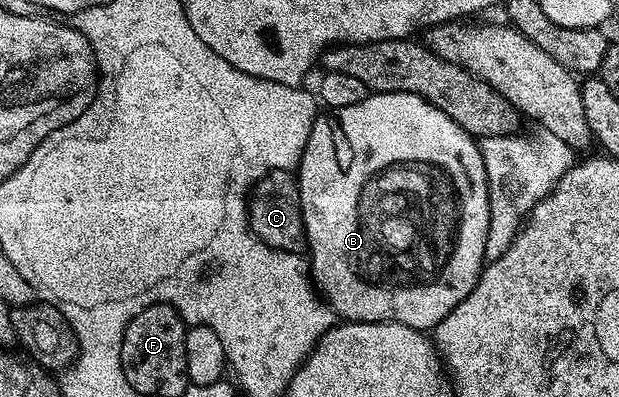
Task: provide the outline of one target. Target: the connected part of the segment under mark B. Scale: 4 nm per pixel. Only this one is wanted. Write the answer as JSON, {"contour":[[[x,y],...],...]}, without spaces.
{"contour":[[[373,92],[354,106],[324,110],[317,115],[310,130],[310,138],[298,165],[300,181],[300,205],[304,229],[308,239],[306,249],[310,261],[310,275],[316,291],[325,304],[341,321],[354,324],[404,324],[417,330],[432,330],[436,325],[474,290],[480,273],[485,267],[484,247],[486,230],[490,226],[490,198],[486,166],[482,162],[479,143],[454,118],[450,118],[438,106],[426,102],[418,94],[409,92]]]}

